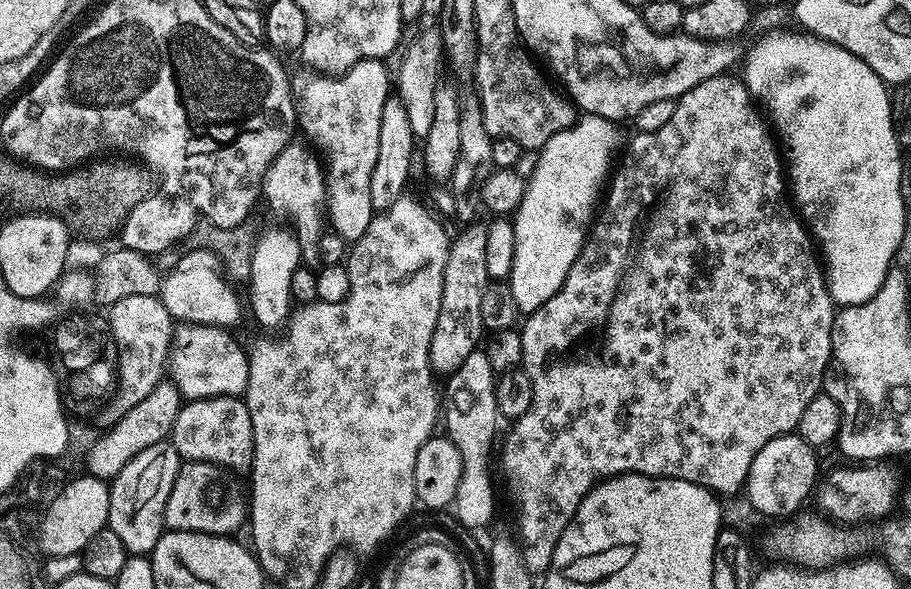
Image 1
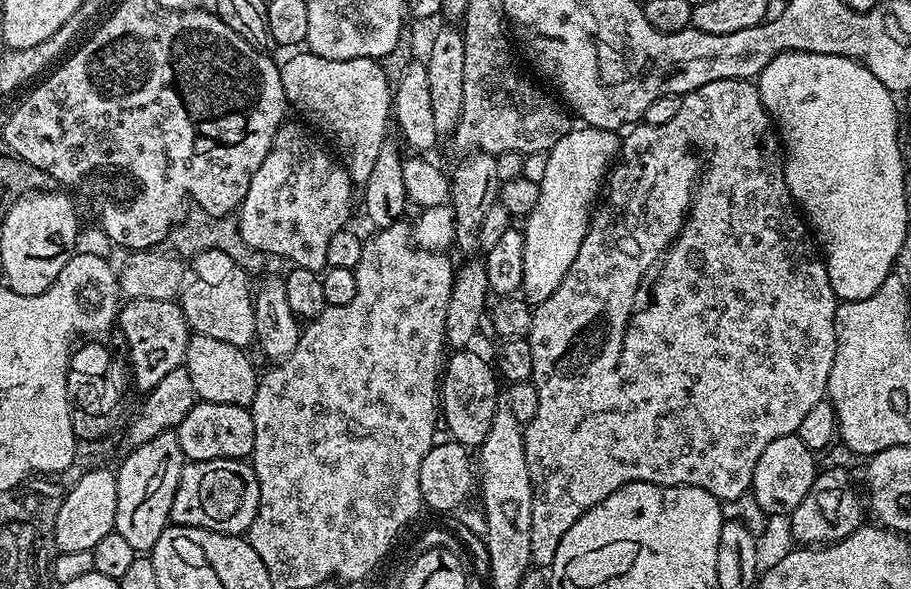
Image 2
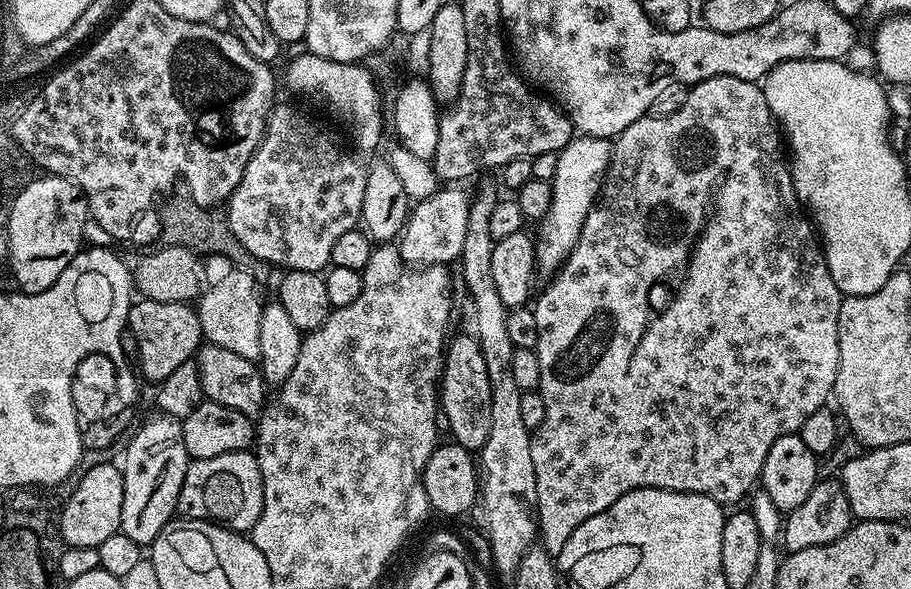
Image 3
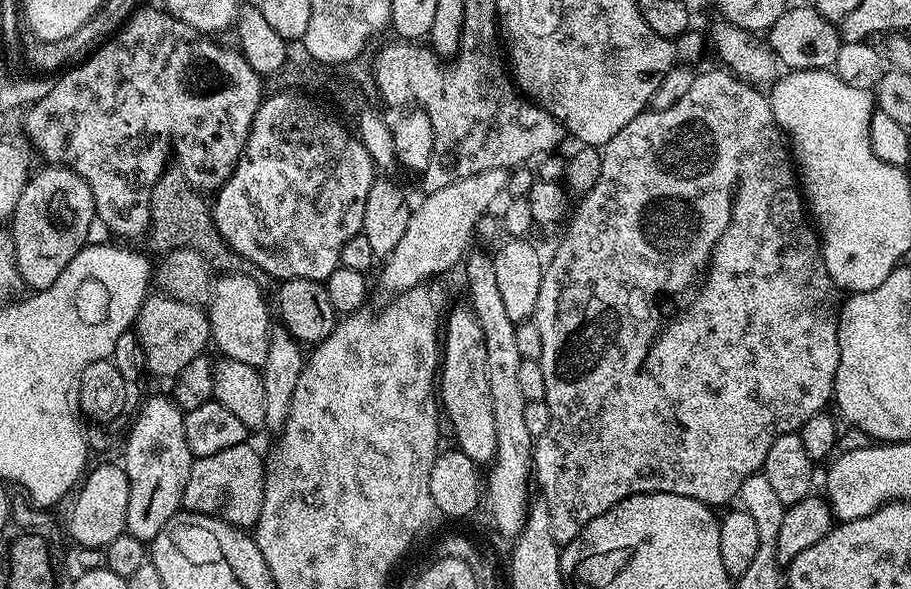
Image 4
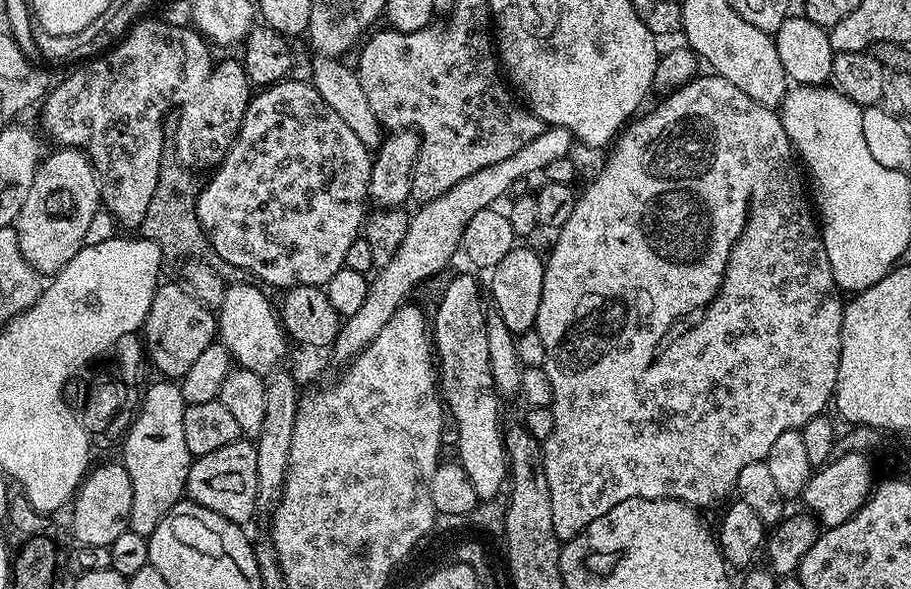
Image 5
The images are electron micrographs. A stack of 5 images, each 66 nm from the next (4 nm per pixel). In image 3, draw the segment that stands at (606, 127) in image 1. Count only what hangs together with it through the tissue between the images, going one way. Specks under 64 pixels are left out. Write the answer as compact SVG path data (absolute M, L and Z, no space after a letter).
M577 135L562 151L556 153L558 166L554 170L554 178L550 181L552 197L550 210L538 221L540 233L535 233L536 266L541 273L555 274L560 271L564 260L578 242L578 234L582 234L582 226L596 205L596 197L600 195L604 183L604 174L612 157L612 144L603 136Z

